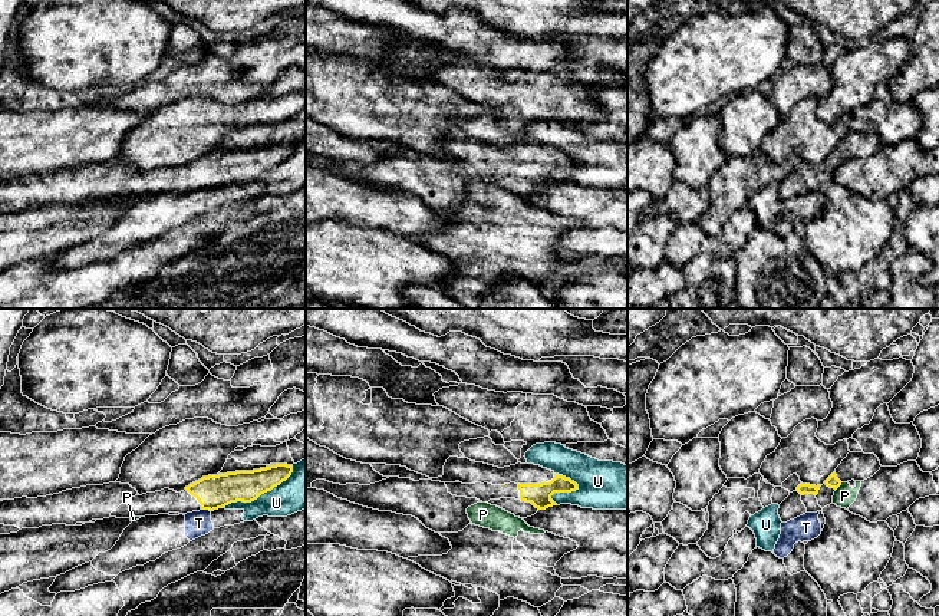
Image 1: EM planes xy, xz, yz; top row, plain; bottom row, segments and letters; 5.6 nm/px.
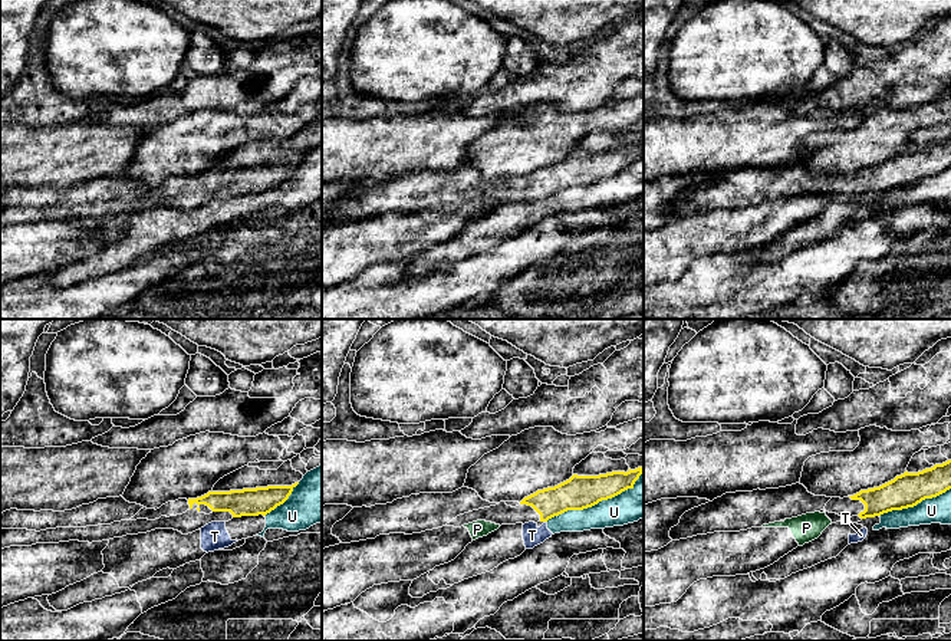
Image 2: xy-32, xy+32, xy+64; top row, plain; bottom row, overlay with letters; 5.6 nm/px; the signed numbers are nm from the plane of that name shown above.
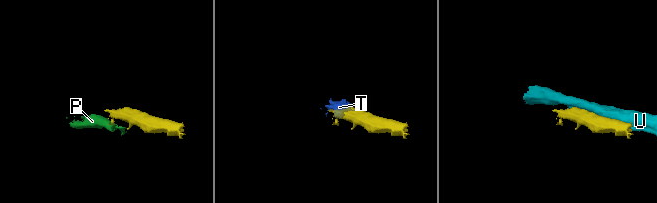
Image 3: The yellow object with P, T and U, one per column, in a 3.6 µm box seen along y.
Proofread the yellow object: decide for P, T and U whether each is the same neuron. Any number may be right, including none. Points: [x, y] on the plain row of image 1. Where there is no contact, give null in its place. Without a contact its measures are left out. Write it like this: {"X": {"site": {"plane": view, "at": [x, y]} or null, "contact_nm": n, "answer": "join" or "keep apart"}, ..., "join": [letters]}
{"P": {"site": {"plane": "yz", "at": [839, 164]}, "contact_nm": 60, "answer": "keep apart"}, "T": {"site": {"plane": "xy", "at": [206, 187]}, "contact_nm": 60, "answer": "keep apart"}, "U": {"site": {"plane": "xy", "at": [260, 173]}, "contact_nm": 480, "answer": "keep apart"}, "join": []}

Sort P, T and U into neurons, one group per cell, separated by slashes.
P / T U

